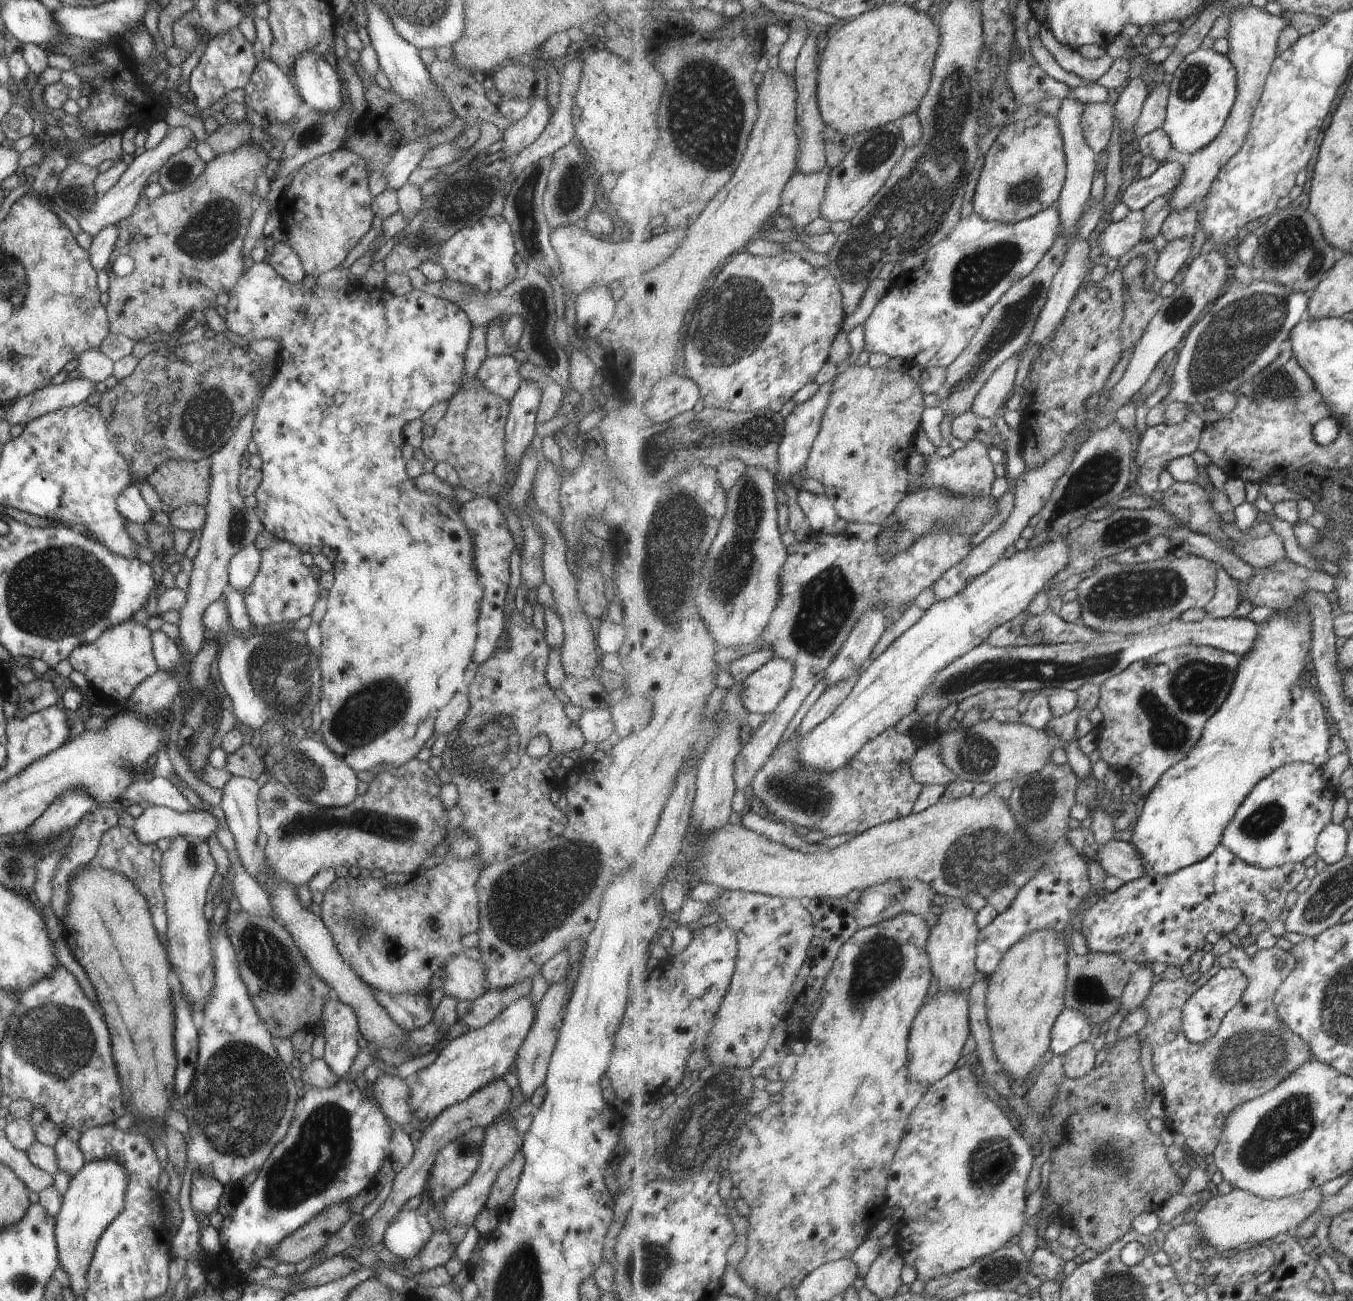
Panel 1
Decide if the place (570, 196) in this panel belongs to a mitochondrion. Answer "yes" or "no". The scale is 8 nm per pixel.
yes

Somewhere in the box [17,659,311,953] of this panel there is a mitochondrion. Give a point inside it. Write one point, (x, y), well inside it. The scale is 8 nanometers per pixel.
(32, 696)

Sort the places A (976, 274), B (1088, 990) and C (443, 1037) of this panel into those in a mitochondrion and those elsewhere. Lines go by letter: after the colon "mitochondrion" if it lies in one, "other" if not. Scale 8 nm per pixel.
A: mitochondrion
B: mitochondrion
C: other

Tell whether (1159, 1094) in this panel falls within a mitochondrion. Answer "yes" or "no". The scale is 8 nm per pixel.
no

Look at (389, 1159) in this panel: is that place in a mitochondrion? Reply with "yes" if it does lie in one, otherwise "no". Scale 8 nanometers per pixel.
no

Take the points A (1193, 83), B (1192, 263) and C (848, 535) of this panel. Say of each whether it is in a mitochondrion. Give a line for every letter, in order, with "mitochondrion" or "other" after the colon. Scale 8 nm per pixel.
A: mitochondrion
B: other
C: other

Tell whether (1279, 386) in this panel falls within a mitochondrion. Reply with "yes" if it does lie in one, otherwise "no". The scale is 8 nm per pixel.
yes

